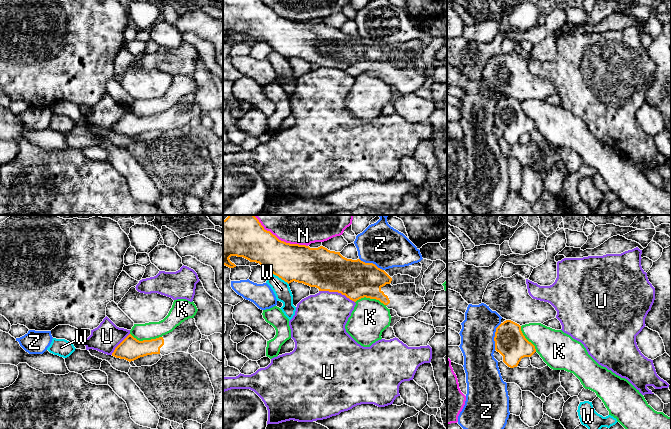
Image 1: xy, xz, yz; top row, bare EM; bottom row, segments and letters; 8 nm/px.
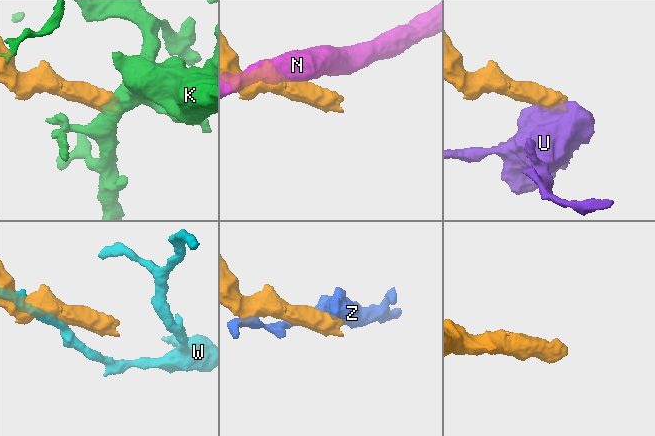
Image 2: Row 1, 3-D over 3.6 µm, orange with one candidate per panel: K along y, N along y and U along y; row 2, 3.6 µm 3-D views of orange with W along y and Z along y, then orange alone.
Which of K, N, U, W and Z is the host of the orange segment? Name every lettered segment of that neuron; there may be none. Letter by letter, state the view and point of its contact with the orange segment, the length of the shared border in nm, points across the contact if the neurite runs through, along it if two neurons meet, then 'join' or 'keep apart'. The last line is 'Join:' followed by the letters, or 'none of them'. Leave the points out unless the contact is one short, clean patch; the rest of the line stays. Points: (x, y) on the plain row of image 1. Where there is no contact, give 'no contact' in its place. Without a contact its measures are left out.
K: contact xy (146, 116); length 260 nm; border xy (130, 109), (139, 116), (161, 113); keep apart
N: contact xz (283, 17); length 420 nm; keep apart
U: contact xz (337, 67); length 300 nm; keep apart
W: contact xz (281, 54); length 160 nm; border xz (273, 49), (288, 60); keep apart
Z: contact yz (495, 112); length 220 nm; keep apart
Join: none of them

